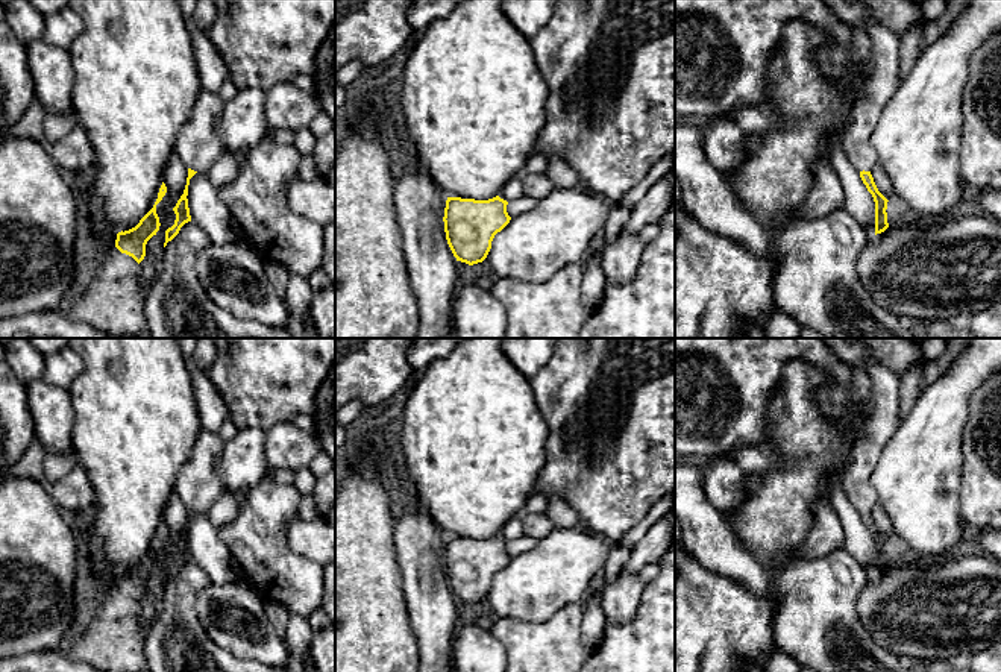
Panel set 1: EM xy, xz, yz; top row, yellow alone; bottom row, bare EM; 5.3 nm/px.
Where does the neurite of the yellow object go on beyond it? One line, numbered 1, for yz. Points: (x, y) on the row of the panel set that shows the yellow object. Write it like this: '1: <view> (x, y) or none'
1: yz (856, 140)

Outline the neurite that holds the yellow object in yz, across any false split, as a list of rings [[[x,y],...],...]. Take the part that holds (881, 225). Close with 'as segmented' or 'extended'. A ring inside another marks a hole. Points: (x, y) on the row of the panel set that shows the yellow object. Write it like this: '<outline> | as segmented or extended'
[[[822,0],[833,5],[834,12],[854,27],[864,26],[871,39],[871,76],[854,105],[848,127],[840,133],[840,144],[849,162],[860,173],[863,184],[875,202],[875,235],[889,228],[887,199],[878,191],[871,170],[877,162],[872,133],[883,109],[898,89],[901,38],[875,23],[861,0]]] | extended

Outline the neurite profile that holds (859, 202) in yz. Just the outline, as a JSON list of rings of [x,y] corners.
[[[833,133],[830,137],[828,161],[836,170],[845,193],[843,208],[855,218],[855,221],[869,237],[875,235],[874,197],[863,184],[860,173],[854,168],[845,155],[839,133]]]

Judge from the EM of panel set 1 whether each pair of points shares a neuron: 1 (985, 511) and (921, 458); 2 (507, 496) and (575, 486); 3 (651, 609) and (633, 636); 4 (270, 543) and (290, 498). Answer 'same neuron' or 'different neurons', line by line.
1: different neurons
2: different neurons
3: same neuron
4: same neuron

